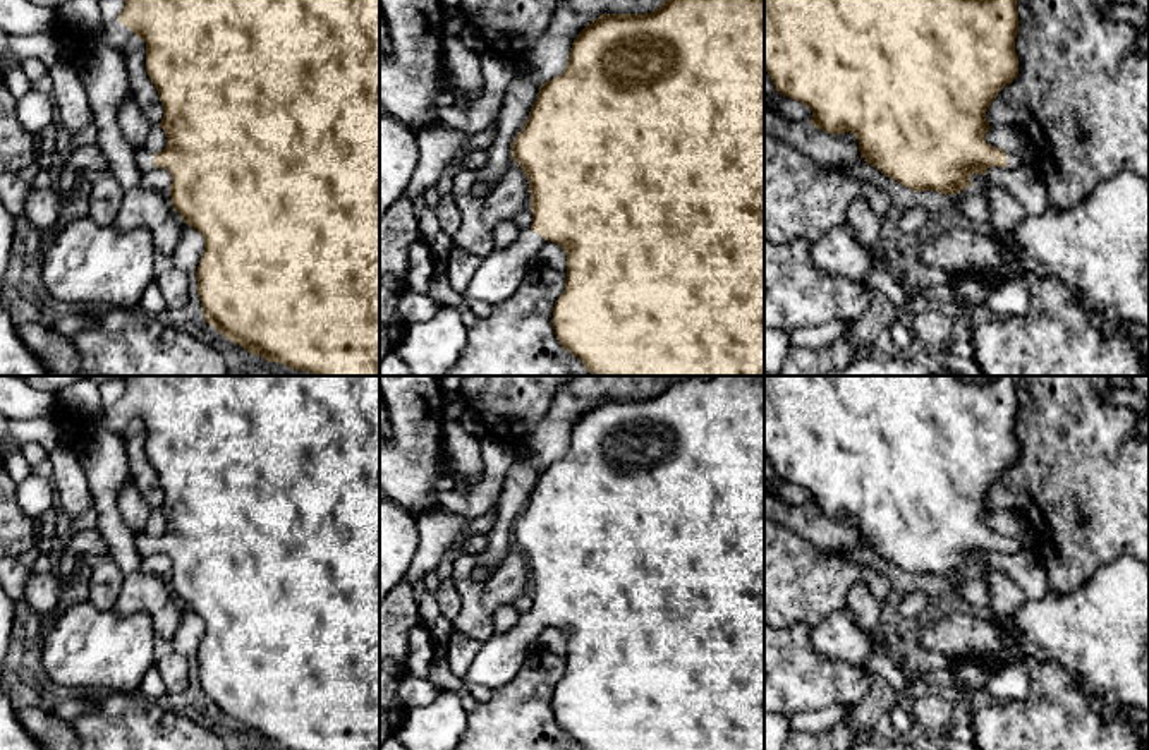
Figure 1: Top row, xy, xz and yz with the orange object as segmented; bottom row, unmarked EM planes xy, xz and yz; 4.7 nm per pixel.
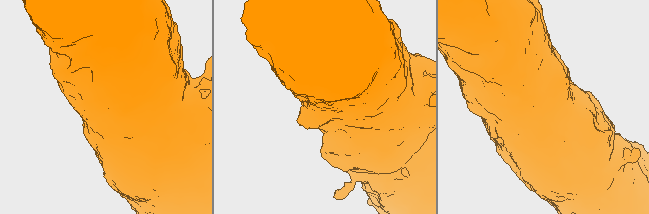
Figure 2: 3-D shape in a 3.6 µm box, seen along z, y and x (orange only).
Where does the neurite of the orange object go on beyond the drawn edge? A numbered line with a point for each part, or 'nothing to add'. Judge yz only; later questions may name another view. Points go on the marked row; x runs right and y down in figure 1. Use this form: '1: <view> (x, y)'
1: yz (1015, 162)

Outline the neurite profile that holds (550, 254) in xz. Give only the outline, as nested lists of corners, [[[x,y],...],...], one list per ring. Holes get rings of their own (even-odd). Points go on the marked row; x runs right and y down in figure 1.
[[[544,240],[539,252],[538,252],[538,263],[560,273],[567,273],[567,254],[565,251],[550,240]]]

